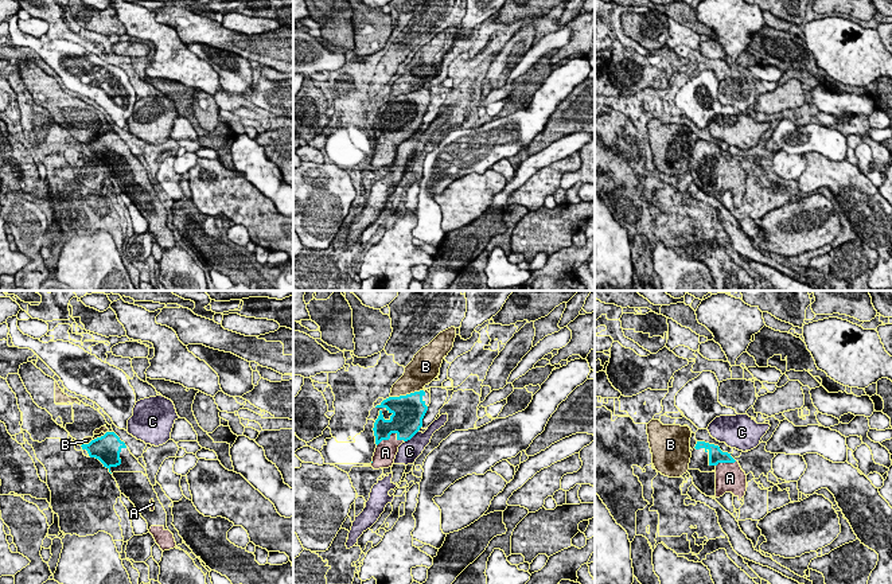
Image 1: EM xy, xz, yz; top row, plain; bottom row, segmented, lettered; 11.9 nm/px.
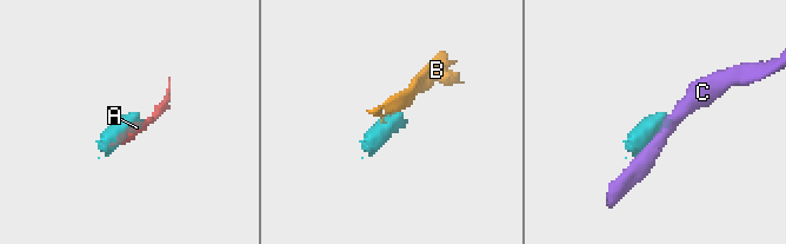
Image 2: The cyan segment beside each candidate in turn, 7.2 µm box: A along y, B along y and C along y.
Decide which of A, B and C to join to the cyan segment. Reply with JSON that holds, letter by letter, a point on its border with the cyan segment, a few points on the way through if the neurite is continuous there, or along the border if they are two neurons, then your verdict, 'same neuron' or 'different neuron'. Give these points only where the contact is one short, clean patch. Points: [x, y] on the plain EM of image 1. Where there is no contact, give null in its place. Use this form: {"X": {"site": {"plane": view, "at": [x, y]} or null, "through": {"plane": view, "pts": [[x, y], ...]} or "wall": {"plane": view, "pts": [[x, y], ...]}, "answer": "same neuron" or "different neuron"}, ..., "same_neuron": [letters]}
{"A": {"site": {"plane": "xz", "at": [390, 132]}, "answer": "same neuron"}, "B": {"site": {"plane": "xz", "at": [406, 93]}, "answer": "different neuron"}, "C": {"site": {"plane": "xz", "at": [412, 135]}, "answer": "different neuron"}, "same_neuron": ["A"]}

